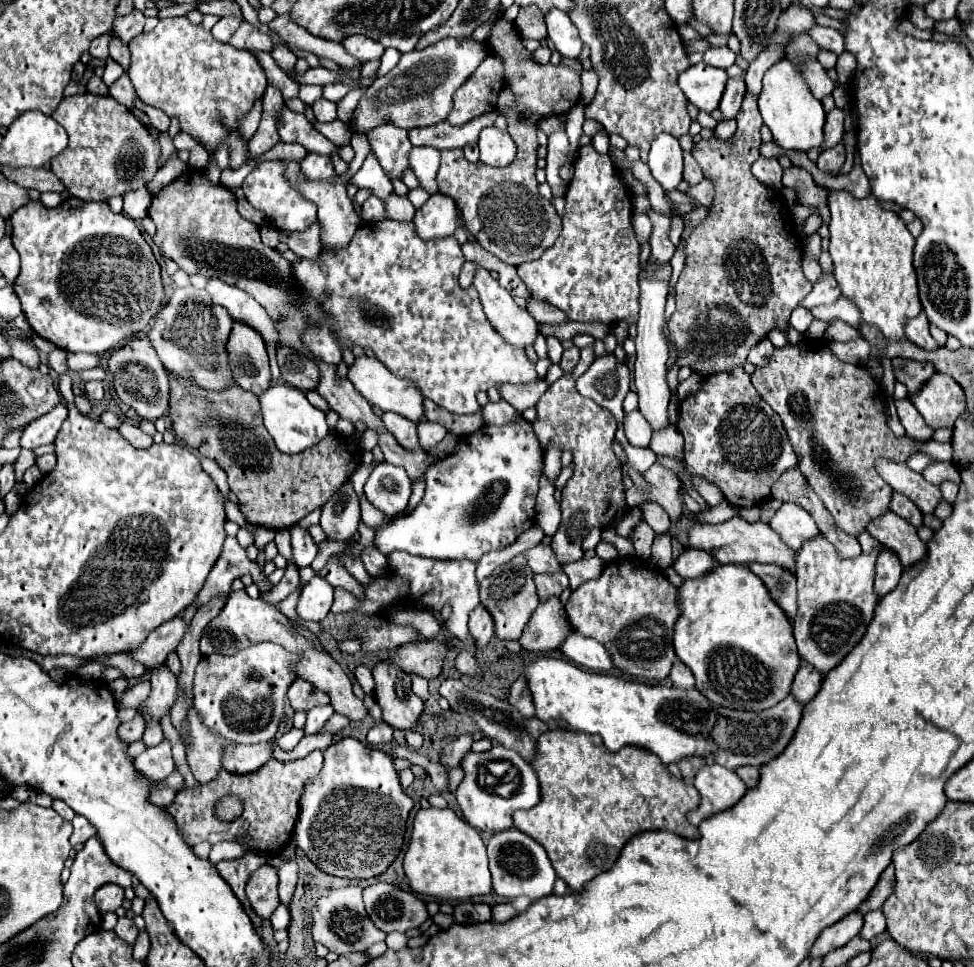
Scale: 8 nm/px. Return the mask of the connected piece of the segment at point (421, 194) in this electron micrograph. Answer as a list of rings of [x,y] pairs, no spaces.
[[[414,188],[408,192],[408,200],[414,204],[414,208],[424,206],[424,202],[428,202],[428,198],[430,198],[430,194],[424,188]]]

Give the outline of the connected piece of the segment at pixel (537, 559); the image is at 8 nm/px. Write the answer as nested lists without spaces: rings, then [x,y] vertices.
[[[542,542],[532,546],[530,550],[526,550],[524,556],[526,556],[526,562],[532,568],[532,572],[544,574],[544,572],[558,572],[560,570],[560,562],[552,554],[552,548]]]

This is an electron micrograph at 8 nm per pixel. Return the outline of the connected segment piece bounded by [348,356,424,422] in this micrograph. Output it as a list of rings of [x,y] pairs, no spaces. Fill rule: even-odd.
[[[368,356],[356,358],[354,364],[348,368],[348,380],[370,402],[370,406],[378,406],[382,412],[396,412],[396,414],[402,414],[402,416],[406,416],[408,420],[414,420],[414,422],[418,422],[424,414],[424,408],[422,408],[422,398],[424,396],[420,394],[420,390],[410,380],[396,378],[376,358],[368,358]]]

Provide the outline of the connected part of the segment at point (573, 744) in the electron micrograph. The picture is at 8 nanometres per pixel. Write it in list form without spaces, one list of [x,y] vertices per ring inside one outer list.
[[[554,728],[540,736],[540,742],[536,742],[536,758],[530,764],[540,778],[540,802],[532,810],[518,810],[512,816],[514,828],[546,848],[558,878],[576,892],[596,874],[610,870],[624,844],[638,832],[668,830],[690,840],[700,836],[698,828],[686,820],[686,812],[698,806],[700,794],[694,786],[686,786],[682,780],[674,778],[660,758],[646,748],[624,746],[618,752],[610,752],[600,736]]]

